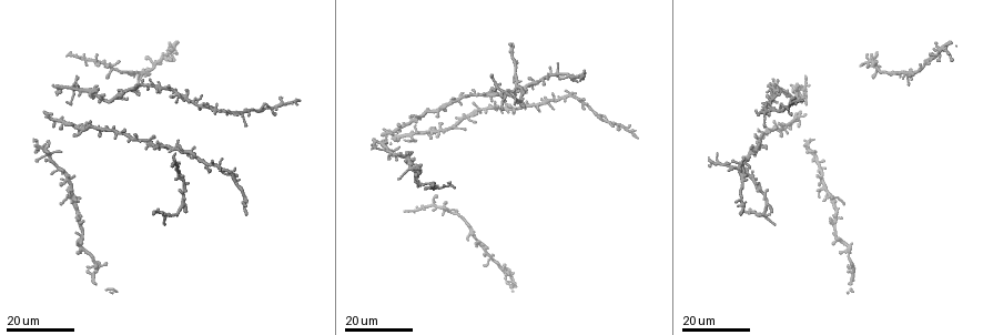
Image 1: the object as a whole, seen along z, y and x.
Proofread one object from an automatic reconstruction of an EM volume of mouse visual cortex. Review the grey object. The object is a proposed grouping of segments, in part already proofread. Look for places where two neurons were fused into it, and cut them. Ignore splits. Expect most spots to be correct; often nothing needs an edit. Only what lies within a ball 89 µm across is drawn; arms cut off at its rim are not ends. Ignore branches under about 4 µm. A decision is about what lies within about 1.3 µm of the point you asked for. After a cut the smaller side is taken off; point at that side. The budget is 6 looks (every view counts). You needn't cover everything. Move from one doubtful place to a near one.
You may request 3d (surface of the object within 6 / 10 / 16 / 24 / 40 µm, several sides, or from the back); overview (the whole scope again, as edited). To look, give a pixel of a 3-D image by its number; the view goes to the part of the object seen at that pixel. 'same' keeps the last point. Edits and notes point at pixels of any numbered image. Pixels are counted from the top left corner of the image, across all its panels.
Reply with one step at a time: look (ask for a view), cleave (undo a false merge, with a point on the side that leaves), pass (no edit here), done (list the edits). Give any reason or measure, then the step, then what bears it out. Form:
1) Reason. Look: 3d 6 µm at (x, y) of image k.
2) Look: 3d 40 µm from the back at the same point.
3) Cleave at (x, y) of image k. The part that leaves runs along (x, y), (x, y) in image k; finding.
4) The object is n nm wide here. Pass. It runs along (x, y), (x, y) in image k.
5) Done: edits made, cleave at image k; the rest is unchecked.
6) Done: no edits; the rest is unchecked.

Three arms meet. Look: 3d 24 µm at (507, 92) of image 1.

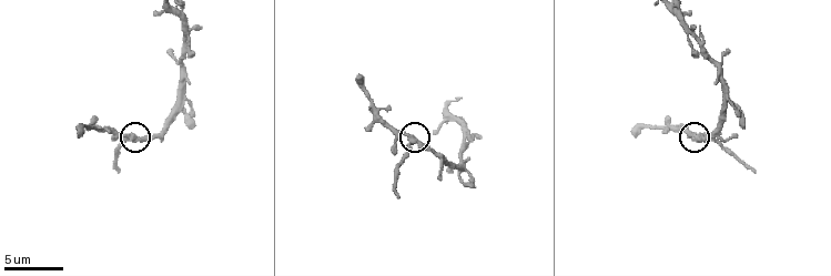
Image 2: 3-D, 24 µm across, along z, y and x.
Look: 3d 10 µm at (696, 135) of image 2.

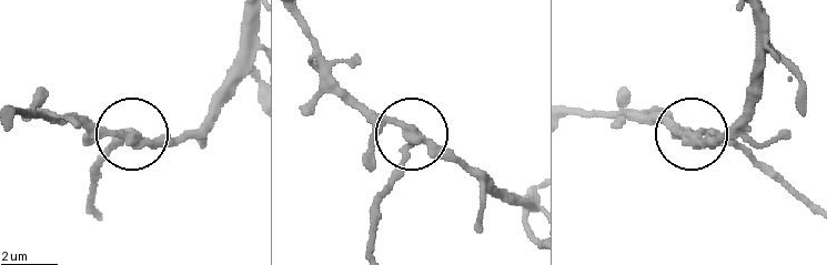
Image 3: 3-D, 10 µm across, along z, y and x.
3 arms meet here. Cleave at (112, 141) of image 3. The part that leaves runs along (135, 132), (102, 159), (92, 211) in image 3; two neurons meet here.

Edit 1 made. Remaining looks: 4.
Look: overview.

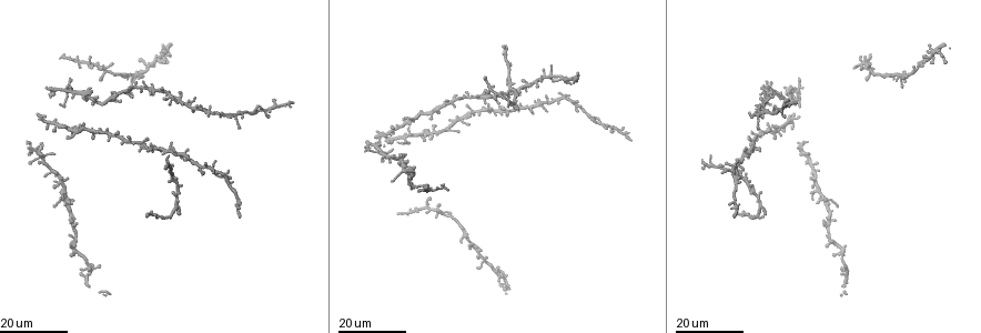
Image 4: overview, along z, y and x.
Four or more arms meet. Look: 3d 24 µm at (427, 208) of image 4.

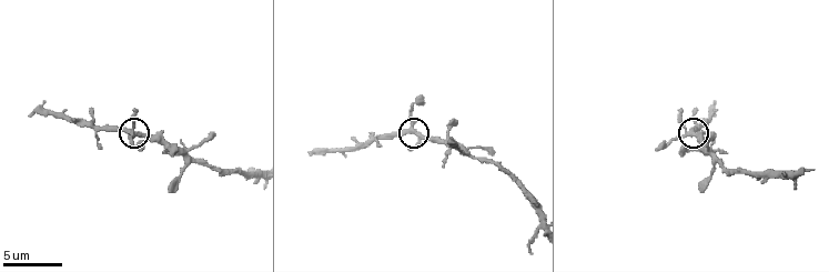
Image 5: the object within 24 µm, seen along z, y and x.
Look: 3d 10 µm at (412, 133) of image 5.

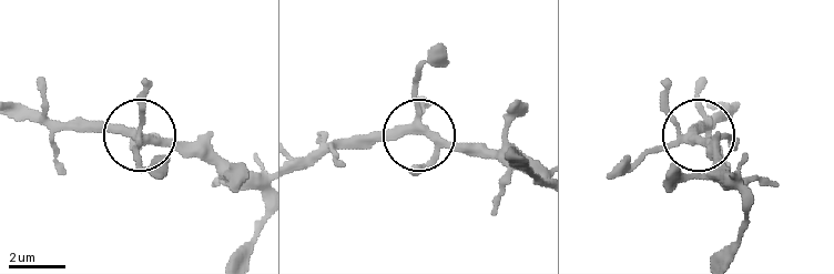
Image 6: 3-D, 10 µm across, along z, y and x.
5 arms meet here. Pass. One neuron here.

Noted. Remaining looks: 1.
Done: edits made, cleave at image 3; the rest is unchecked.

